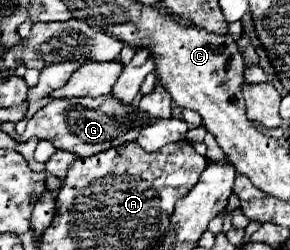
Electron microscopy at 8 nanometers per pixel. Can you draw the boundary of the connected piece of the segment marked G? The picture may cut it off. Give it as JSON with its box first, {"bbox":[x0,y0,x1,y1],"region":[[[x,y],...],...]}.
{"bbox":[20,93,156,157],"region":[[[112,93],[108,95],[100,95],[96,99],[92,97],[78,97],[78,99],[54,99],[50,101],[46,107],[42,107],[26,125],[26,131],[20,135],[20,139],[28,141],[30,137],[38,137],[38,139],[48,139],[56,149],[60,151],[70,151],[78,157],[90,157],[96,153],[102,153],[106,149],[112,147],[120,147],[122,143],[130,143],[136,141],[136,135],[140,131],[140,127],[144,127],[144,123],[154,123],[156,119],[144,115],[144,111],[132,111],[132,105],[124,107],[124,103],[116,103],[116,97]]]}

